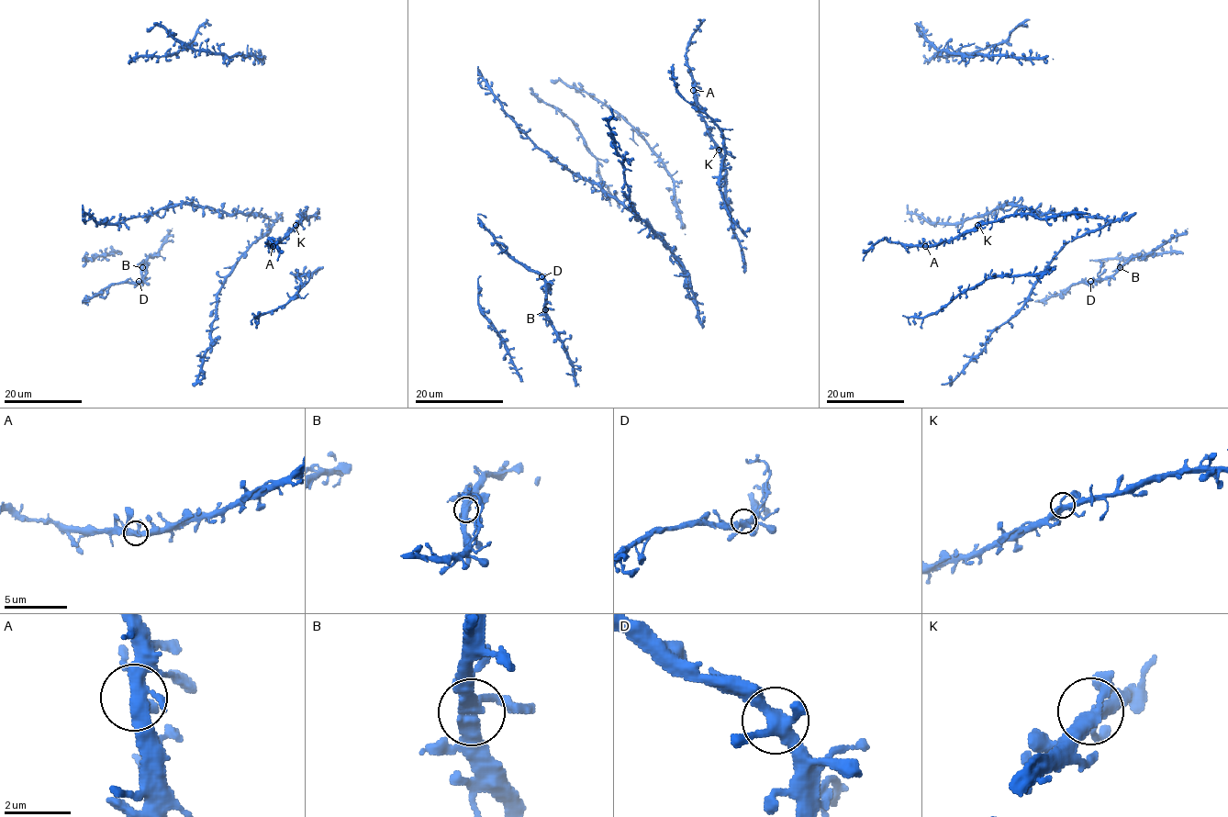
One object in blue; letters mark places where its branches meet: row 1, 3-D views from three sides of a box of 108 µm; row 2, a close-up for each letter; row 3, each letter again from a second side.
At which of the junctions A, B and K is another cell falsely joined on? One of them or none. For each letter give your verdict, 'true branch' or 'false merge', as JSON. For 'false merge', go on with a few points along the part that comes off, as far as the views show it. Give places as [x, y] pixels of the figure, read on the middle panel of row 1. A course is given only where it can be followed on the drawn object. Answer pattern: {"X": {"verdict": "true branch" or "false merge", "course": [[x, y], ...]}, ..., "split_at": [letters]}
{"A": {"verdict": "true branch"}, "B": {"verdict": "true branch"}, "K": {"verdict": "true branch"}, "split_at": []}

